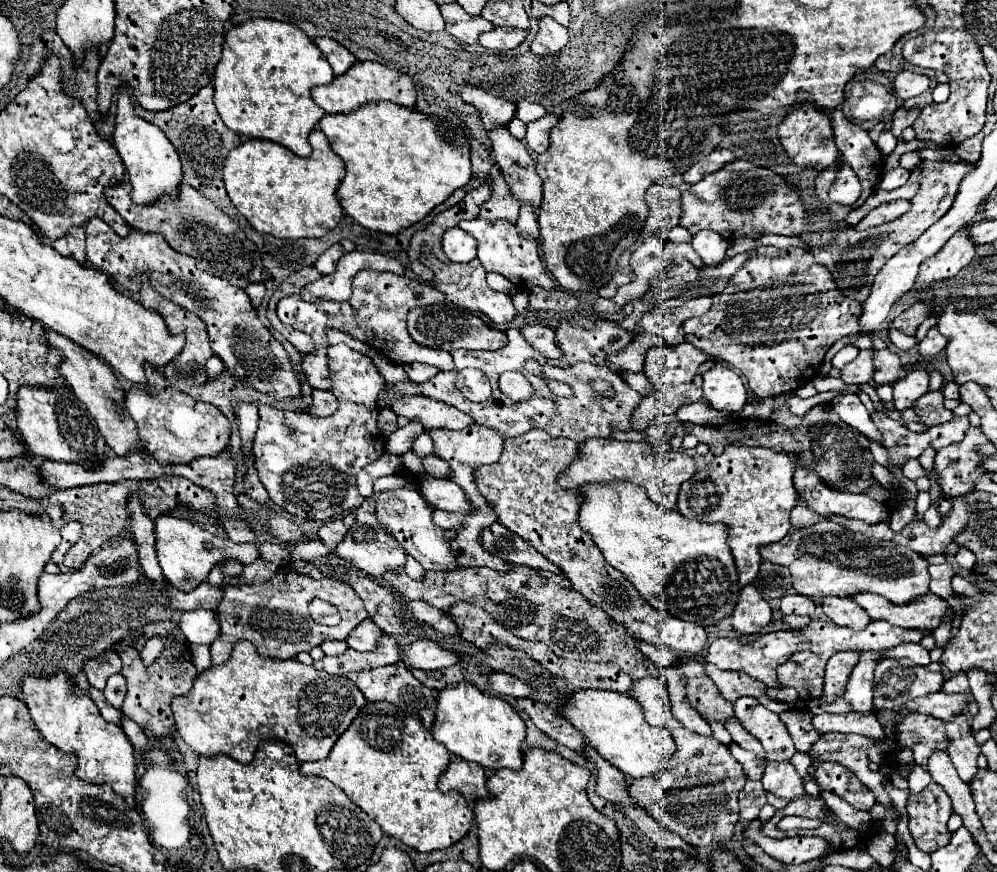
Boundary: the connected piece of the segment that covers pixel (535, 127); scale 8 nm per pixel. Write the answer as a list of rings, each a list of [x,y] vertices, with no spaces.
[[[545,115],[545,117],[529,123],[527,125],[527,135],[525,135],[525,141],[527,141],[529,149],[535,151],[535,153],[545,153],[549,149],[549,133],[555,125],[557,125],[555,115]]]

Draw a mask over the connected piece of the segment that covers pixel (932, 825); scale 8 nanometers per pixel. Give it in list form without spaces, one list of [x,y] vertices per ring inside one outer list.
[[[931,783],[921,793],[909,795],[907,811],[909,833],[917,849],[933,853],[949,843],[951,831],[947,829],[947,821],[953,813],[953,807],[951,799],[939,785]]]

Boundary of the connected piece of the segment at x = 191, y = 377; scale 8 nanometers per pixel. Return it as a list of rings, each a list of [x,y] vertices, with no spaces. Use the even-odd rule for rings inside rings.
[[[143,285],[141,291],[139,291],[139,297],[141,297],[141,303],[143,303],[145,307],[151,307],[151,309],[155,309],[157,313],[163,315],[163,319],[165,319],[165,323],[167,323],[167,327],[169,327],[169,331],[171,331],[173,335],[177,335],[177,333],[185,333],[185,335],[187,335],[187,343],[185,343],[185,349],[181,351],[181,355],[179,355],[175,361],[171,361],[171,363],[163,369],[163,375],[167,377],[167,381],[171,383],[171,387],[175,387],[175,389],[179,389],[179,391],[187,391],[189,387],[201,387],[203,383],[207,383],[205,363],[207,363],[207,359],[213,355],[213,351],[211,351],[211,347],[209,347],[207,325],[205,325],[195,313],[189,313],[189,311],[185,311],[183,307],[179,307],[179,305],[175,305],[173,301],[165,299],[163,295],[159,295],[151,285]]]

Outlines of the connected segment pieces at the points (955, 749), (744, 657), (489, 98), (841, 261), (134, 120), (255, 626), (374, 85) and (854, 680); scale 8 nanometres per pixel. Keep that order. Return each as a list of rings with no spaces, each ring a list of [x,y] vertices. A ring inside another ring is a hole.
[[[965,715],[955,717],[951,723],[945,723],[945,727],[949,729],[949,749],[947,749],[947,753],[953,761],[959,777],[965,783],[971,783],[975,773],[979,771],[977,757],[979,757],[981,749],[973,739],[969,717],[965,717]]]
[[[781,629],[781,631],[775,631],[775,633],[767,633],[767,635],[761,635],[757,641],[753,643],[741,643],[741,641],[735,641],[735,639],[715,639],[709,649],[707,649],[707,657],[705,661],[707,663],[713,663],[721,669],[735,669],[735,671],[745,671],[747,675],[759,679],[759,681],[765,681],[767,687],[775,687],[779,689],[779,681],[777,681],[777,667],[787,663],[789,657],[795,653],[795,651],[801,651],[801,649],[809,649],[809,639],[807,637],[801,637],[799,633],[795,633],[793,629]]]
[[[465,85],[461,97],[479,109],[483,125],[487,131],[491,131],[495,127],[507,127],[507,123],[515,117],[515,105],[513,103],[499,99],[499,97],[493,97],[489,91],[485,91],[481,87]]]
[[[923,161],[921,169],[921,181],[919,181],[919,191],[911,199],[911,207],[905,215],[901,215],[895,221],[889,221],[881,227],[871,227],[865,231],[855,231],[855,229],[841,229],[833,241],[829,241],[823,247],[811,247],[811,253],[817,263],[829,267],[837,287],[845,293],[851,295],[855,293],[857,301],[867,299],[869,289],[873,285],[873,277],[879,273],[879,269],[891,259],[901,247],[917,241],[937,219],[941,219],[947,211],[949,205],[953,203],[953,197],[957,195],[957,185],[961,183],[961,177],[965,175],[965,169],[969,169],[973,163],[943,163],[943,161]]]
[[[121,93],[119,103],[117,103],[117,123],[115,123],[113,139],[115,139],[115,149],[119,151],[119,155],[125,163],[129,183],[133,185],[131,197],[137,205],[153,205],[153,203],[161,201],[165,195],[173,197],[177,193],[177,189],[183,181],[179,155],[157,125],[147,123],[145,119],[135,115],[127,93]]]
[[[287,567],[279,569],[267,583],[223,585],[223,599],[217,607],[217,615],[221,621],[221,635],[211,645],[213,665],[225,663],[233,649],[233,643],[239,639],[251,641],[263,657],[291,659],[301,651],[311,651],[327,639],[345,639],[355,629],[355,625],[359,625],[367,617],[363,601],[357,597],[351,585],[345,585],[343,581],[337,581],[333,577],[315,581],[309,575],[299,575],[297,571]],[[313,599],[323,599],[335,605],[341,613],[341,623],[335,627],[325,627],[313,621],[309,613],[309,601]]]
[[[355,61],[355,65],[349,71],[335,77],[329,85],[313,87],[311,97],[321,109],[325,109],[325,113],[347,113],[357,109],[359,105],[365,105],[369,101],[381,101],[381,99],[403,107],[413,107],[417,91],[413,81],[407,75],[397,73],[397,69],[389,69],[375,61]]]
[[[861,653],[859,663],[847,681],[843,697],[859,713],[869,713],[873,709],[873,671],[881,659],[883,653]]]

